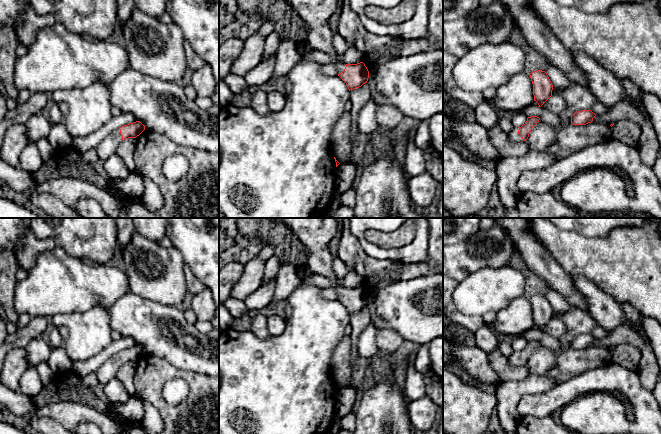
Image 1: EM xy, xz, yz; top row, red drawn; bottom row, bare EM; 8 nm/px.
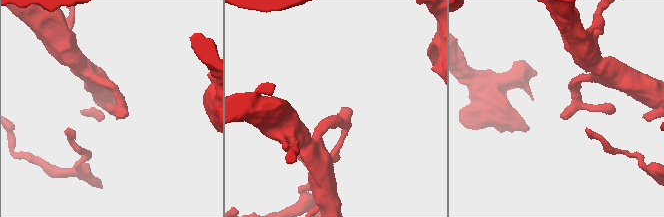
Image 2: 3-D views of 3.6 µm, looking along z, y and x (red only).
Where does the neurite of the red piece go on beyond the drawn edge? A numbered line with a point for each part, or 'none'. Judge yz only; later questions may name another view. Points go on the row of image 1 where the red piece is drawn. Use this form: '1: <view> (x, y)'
1: yz (514, 137)

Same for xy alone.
1: xy (108, 146)

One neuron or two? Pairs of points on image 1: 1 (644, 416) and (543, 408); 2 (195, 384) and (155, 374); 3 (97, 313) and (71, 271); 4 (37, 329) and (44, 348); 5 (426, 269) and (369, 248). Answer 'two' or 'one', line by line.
1: one
2: one
3: two
4: two
5: two

